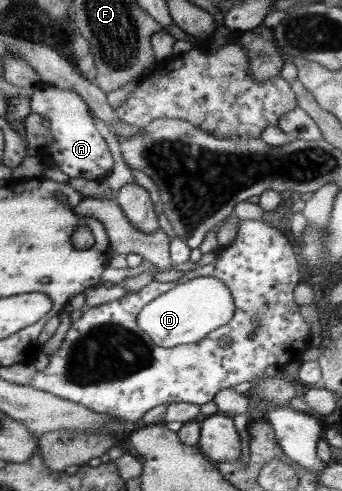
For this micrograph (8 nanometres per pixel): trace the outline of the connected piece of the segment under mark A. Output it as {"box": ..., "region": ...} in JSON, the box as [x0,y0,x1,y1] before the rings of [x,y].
{"box":[30,86,114,180],"region":[[[37,86],[30,96],[31,112],[36,112],[49,126],[54,142],[45,145],[40,156],[44,163],[52,164],[68,174],[69,178],[104,180],[112,167],[114,158],[106,140],[94,126],[88,106],[76,92],[50,86]]]}

